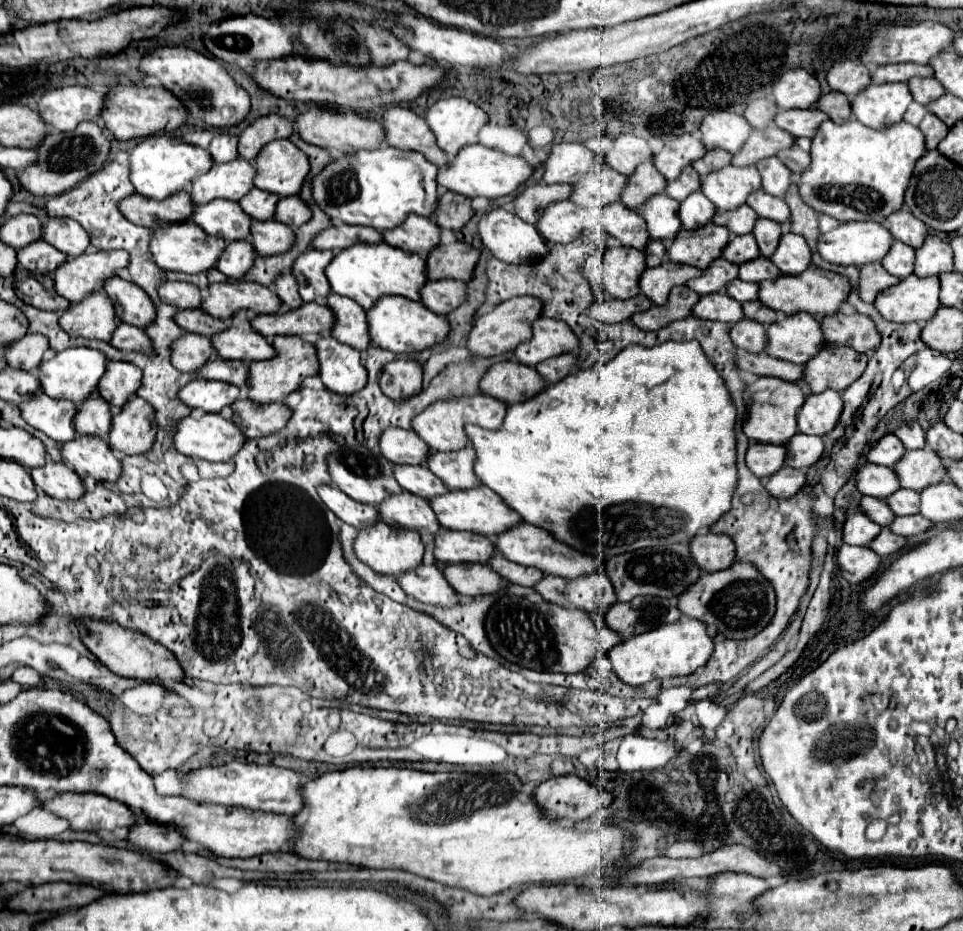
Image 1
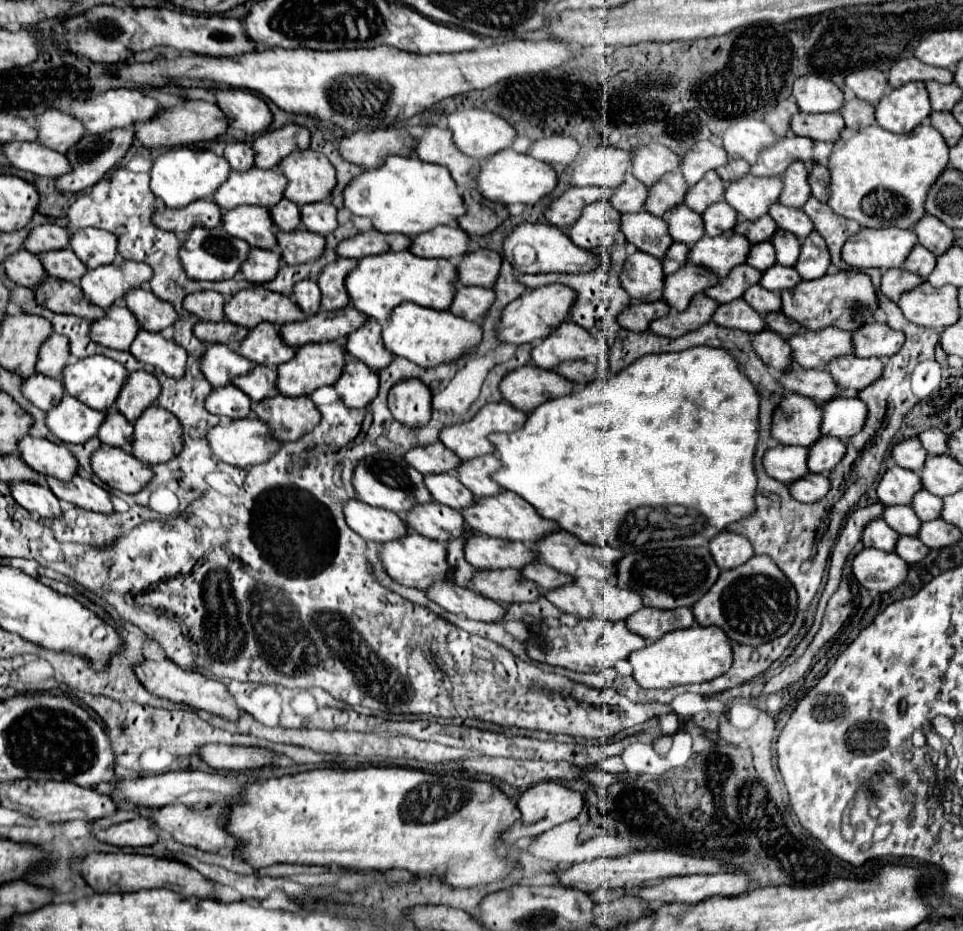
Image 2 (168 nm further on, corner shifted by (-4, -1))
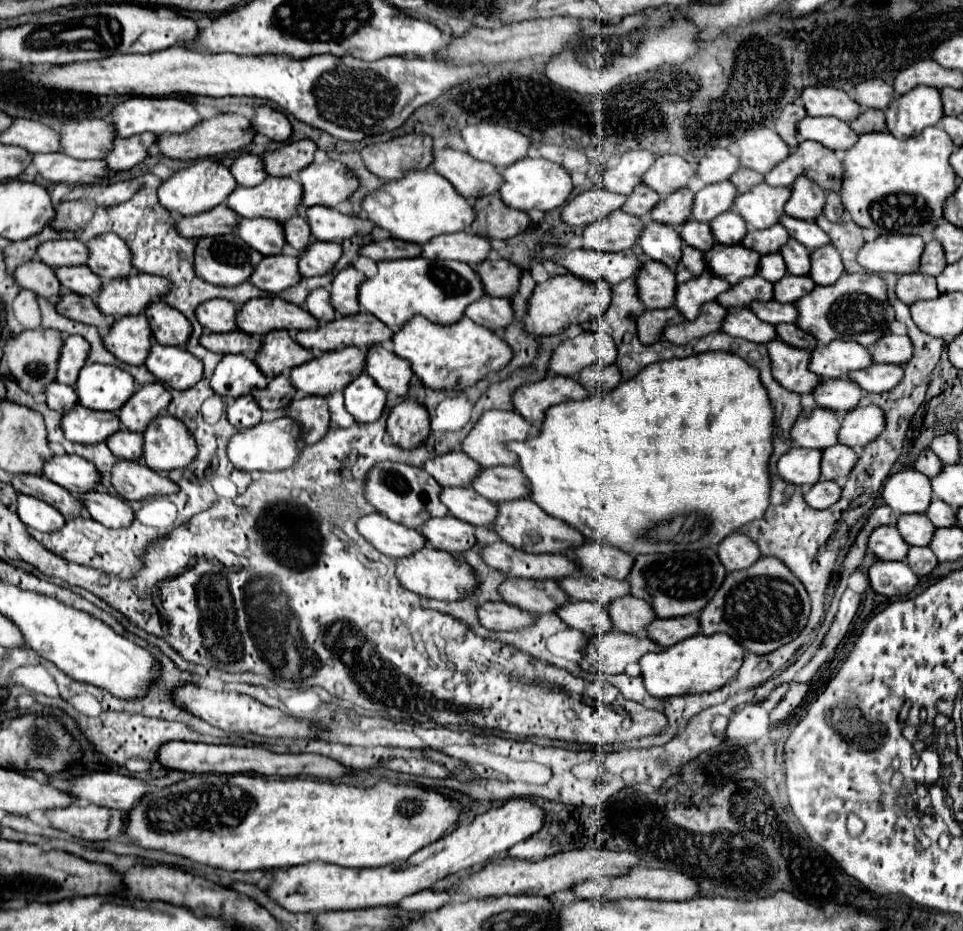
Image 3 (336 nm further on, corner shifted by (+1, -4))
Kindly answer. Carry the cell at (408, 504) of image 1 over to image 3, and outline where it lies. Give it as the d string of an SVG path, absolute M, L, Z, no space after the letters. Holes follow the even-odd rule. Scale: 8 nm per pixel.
M445 515L441 519L429 519L421 527L421 533L435 549L447 553L465 553L477 543L475 527L461 519L455 519L453 515Z

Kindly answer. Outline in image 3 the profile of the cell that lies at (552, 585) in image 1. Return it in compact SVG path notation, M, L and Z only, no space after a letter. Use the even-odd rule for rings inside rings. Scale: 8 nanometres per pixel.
M571 601L565 607L561 607L557 615L569 627L579 629L589 637L597 637L613 631L613 623L607 609L603 609L593 601Z

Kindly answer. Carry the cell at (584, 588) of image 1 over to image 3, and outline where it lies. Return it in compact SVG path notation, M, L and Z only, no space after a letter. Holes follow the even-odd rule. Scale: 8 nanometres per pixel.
M633 595L615 599L609 605L609 615L611 615L615 629L629 633L629 635L643 633L649 627L649 623L657 617L649 603L633 597Z

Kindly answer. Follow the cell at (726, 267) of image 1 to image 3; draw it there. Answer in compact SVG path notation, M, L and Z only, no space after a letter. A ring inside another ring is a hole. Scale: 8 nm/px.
M747 277L733 285L727 293L717 297L717 303L723 307L749 307L753 301L771 301L773 299L773 283L763 277Z

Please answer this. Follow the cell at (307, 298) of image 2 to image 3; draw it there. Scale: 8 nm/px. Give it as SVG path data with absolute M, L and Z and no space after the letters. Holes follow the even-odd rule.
M321 287L315 289L307 297L305 307L319 321L319 325L325 325L325 323L329 323L329 321L335 319L335 309L333 309L333 305L329 301L329 291L327 289L321 289Z

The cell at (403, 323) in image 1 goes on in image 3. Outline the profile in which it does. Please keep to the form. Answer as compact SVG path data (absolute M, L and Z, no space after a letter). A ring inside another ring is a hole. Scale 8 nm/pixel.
M413 317L393 337L395 355L411 363L413 373L421 383L433 391L465 391L485 379L489 373L501 371L513 357L507 341L497 337L493 331L477 325L469 317L453 325L435 325L425 317Z

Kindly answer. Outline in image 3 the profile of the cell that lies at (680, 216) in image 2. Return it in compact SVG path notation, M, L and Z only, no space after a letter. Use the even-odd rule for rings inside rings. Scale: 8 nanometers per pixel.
M689 219L683 227L681 227L681 239L695 247L695 249L701 249L703 253L707 253L715 241L713 241L713 233L709 233L709 223L701 223L697 219Z

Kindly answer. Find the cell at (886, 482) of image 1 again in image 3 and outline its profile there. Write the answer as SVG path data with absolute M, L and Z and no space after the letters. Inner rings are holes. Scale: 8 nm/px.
M909 469L891 475L883 487L883 501L897 513L927 513L933 501L931 479L923 473Z

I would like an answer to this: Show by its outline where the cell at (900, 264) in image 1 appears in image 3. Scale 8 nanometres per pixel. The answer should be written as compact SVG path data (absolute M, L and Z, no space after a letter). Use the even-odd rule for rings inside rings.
M937 241L927 243L925 253L921 257L921 273L937 275L937 273L941 273L941 269L945 269L945 265L947 265L945 249L941 249L941 245L937 245Z

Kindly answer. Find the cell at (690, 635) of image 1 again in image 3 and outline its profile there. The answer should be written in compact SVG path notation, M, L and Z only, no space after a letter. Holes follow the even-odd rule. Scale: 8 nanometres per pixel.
M693 635L673 647L659 653L647 653L641 657L639 665L645 679L645 689L655 697L673 697L689 693L709 693L721 689L733 675L737 675L743 663L745 649L737 645L729 635Z

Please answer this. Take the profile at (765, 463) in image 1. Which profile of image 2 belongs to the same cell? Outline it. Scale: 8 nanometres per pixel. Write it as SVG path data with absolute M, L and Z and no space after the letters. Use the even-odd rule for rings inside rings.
M776 444L766 450L762 464L764 464L766 474L770 474L770 478L776 478L788 484L808 474L806 456L808 456L808 448Z

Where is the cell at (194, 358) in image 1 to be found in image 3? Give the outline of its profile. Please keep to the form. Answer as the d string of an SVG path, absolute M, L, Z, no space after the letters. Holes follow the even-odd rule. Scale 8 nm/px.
M225 355L211 377L213 391L227 399L249 395L253 389L265 389L267 383L269 381L261 369L257 369L257 363L245 355Z

